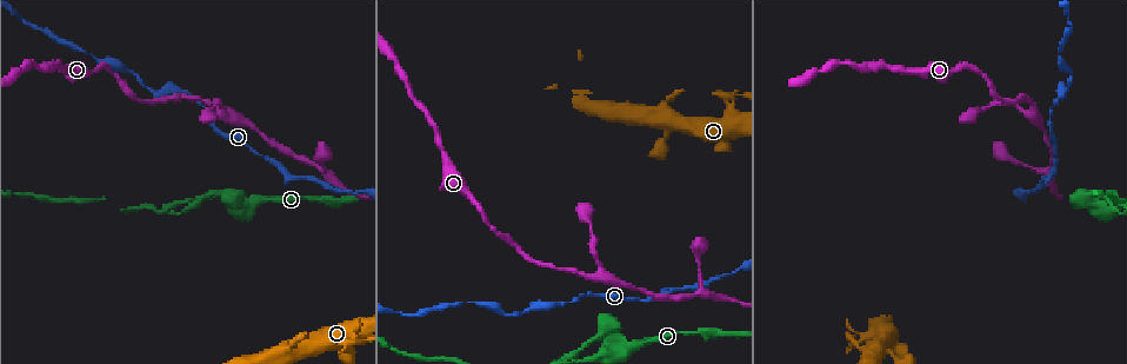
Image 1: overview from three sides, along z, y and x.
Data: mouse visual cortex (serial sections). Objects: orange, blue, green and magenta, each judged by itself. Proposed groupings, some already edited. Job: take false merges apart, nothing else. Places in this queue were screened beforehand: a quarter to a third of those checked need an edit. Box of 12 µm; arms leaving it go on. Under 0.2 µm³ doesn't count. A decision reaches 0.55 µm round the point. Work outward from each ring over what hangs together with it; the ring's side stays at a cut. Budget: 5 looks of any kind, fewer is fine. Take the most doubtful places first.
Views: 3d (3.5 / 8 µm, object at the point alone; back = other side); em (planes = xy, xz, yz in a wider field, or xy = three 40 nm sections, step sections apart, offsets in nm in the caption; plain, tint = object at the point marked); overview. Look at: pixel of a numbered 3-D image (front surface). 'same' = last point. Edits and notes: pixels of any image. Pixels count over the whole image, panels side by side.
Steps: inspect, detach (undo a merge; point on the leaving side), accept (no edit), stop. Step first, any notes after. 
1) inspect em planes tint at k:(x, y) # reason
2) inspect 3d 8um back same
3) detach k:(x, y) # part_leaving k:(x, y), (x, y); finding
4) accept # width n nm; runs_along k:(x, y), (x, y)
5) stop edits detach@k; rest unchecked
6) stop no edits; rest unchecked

inspect 3d 8um at 1:(320, 169) # abrupt turn

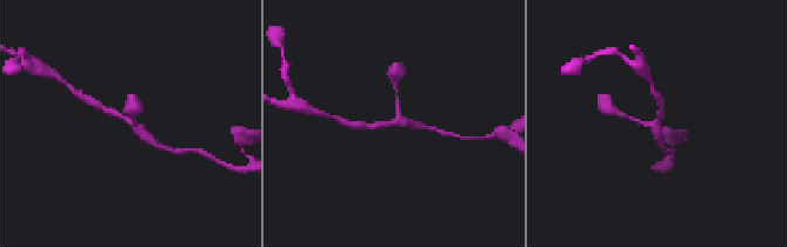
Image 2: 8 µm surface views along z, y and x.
inspect em planes tint at 2:(130, 124)

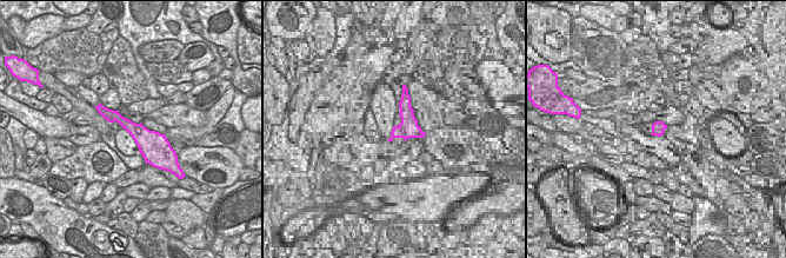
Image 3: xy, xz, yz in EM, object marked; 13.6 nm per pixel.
accept # runs_along 3:(101, 110), (151, 144), (166, 144); one cell here

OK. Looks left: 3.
inspect 3d 3.5um back at 1:(352, 339)

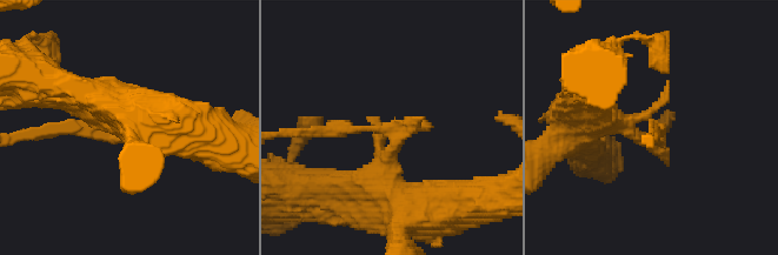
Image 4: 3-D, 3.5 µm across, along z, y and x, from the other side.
inspect em xy step 3 tint at 4:(388, 152)

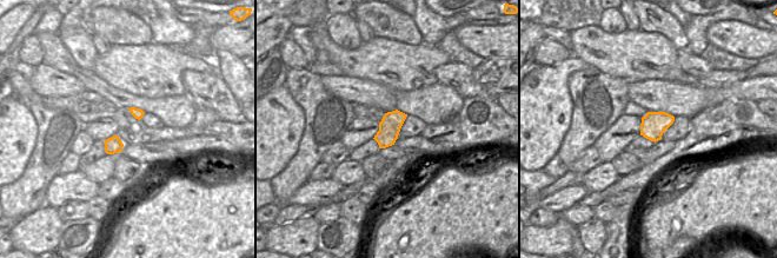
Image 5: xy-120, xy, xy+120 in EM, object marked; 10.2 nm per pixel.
accept # width 220 nm; runs_along 4:(430, 214), (386, 190), (397, 133), (343, 127); continuous, no second cell

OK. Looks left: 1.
stop no edits; rest unchecked

